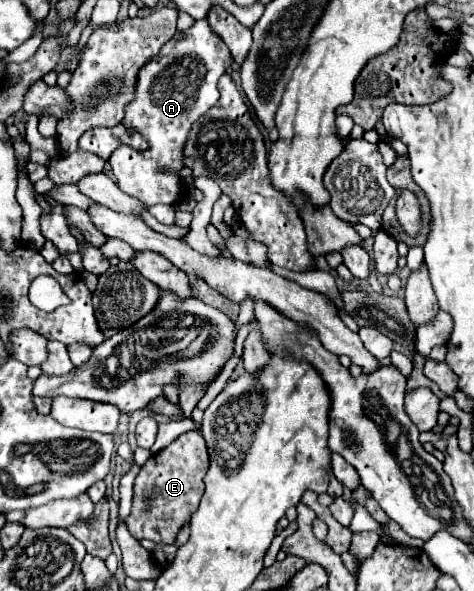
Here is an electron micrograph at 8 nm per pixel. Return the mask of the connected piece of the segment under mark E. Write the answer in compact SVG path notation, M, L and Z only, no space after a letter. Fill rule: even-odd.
M198 431L182 433L166 449L162 449L156 455L152 455L146 461L146 465L140 469L140 473L136 477L136 483L134 483L134 505L132 505L132 513L124 521L126 527L128 527L128 531L136 539L150 539L154 543L174 543L176 533L180 531L180 527L190 521L192 513L200 505L200 499L204 495L204 475L206 473L208 473L208 451L206 451L204 437ZM148 495L152 495L152 507L150 509L146 509L146 497Z

